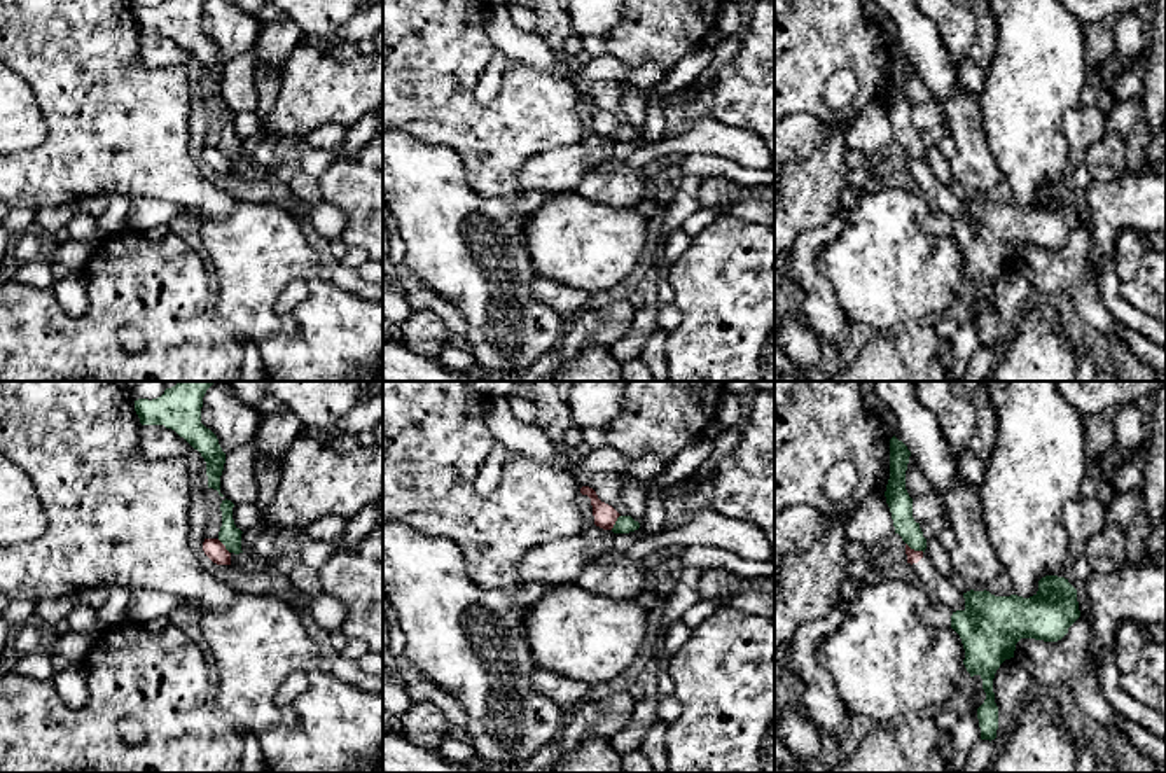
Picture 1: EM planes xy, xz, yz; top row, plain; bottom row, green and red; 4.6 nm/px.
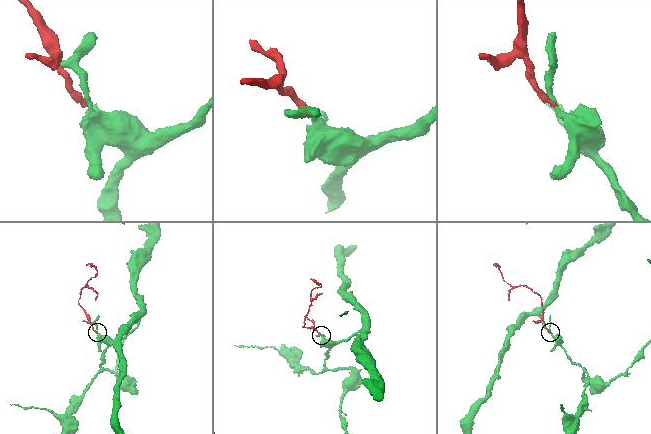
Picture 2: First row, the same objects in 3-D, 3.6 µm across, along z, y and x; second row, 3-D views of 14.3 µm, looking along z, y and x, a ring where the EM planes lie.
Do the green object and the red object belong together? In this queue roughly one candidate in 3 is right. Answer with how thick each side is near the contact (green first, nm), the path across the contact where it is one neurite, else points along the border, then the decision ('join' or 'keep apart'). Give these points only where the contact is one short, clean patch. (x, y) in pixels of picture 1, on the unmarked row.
110/60 nm | along yz (906, 151), (923, 160) | keep apart

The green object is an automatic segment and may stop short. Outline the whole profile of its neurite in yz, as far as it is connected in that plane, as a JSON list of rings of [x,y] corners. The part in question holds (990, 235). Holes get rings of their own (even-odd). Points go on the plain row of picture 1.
[[[1045,184],[1038,199],[1023,206],[995,205],[989,199],[963,201],[965,217],[951,224],[951,236],[960,243],[970,285],[982,287],[984,311],[977,317],[981,348],[995,348],[998,315],[993,287],[1005,268],[1014,266],[1021,247],[1058,250],[1080,226],[1077,198],[1065,185]]]

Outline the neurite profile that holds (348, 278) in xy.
[[[341,261],[330,262],[329,273],[330,273],[330,280],[348,292],[353,292],[371,301],[383,299],[383,285],[376,285],[362,280],[357,269],[344,266]]]

